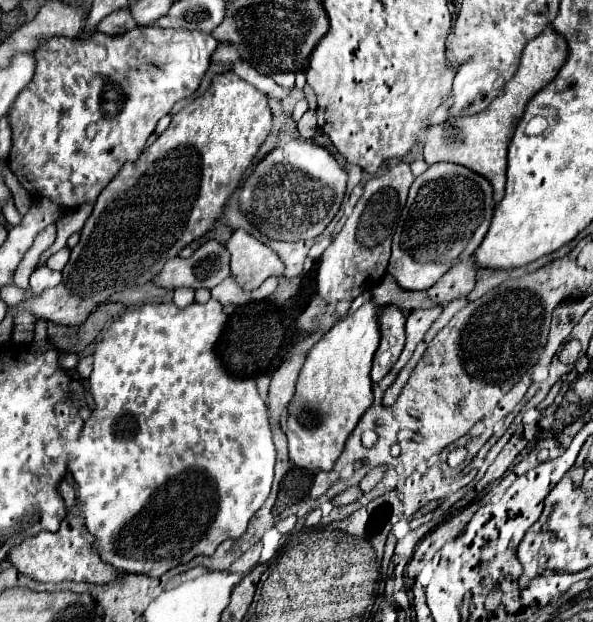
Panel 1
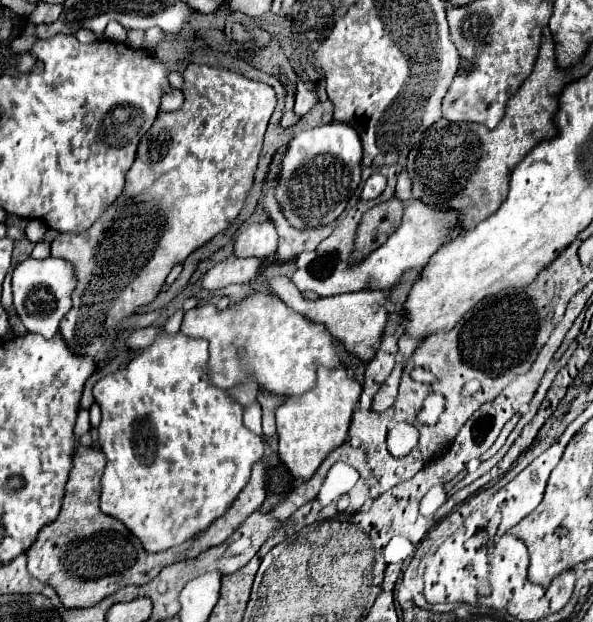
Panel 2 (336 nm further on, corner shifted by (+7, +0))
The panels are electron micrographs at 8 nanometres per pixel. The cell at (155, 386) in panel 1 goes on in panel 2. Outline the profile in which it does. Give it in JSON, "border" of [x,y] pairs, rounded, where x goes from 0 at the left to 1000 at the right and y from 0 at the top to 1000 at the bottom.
{"border":[[[273,529],[263,539],[260,551],[253,558],[239,561],[212,587],[212,593],[202,593],[192,603],[179,603],[179,606],[172,606],[159,619],[159,641],[162,641],[162,648],[172,658],[172,680],[165,686],[165,715],[169,715],[172,728],[179,732],[179,754],[172,760],[169,818],[179,828],[206,838],[239,870],[239,879],[243,879],[246,889],[266,889],[266,886],[280,886],[280,883],[287,883],[293,876],[304,876],[314,867],[324,867],[337,854],[351,850],[364,834],[378,831],[378,825],[388,818],[388,812],[395,809],[395,802],[401,799],[401,793],[418,777],[425,748],[435,738],[442,738],[442,732],[445,732],[445,712],[442,712],[442,706],[428,693],[422,693],[411,683],[411,677],[408,677],[411,654],[398,641],[391,641],[381,625],[371,625],[371,622],[364,622],[364,619],[354,616],[354,609],[351,609],[351,558],[347,558],[347,548],[344,545],[324,545],[324,542],[310,539],[307,532],[287,539],[287,535],[280,535]]]}

